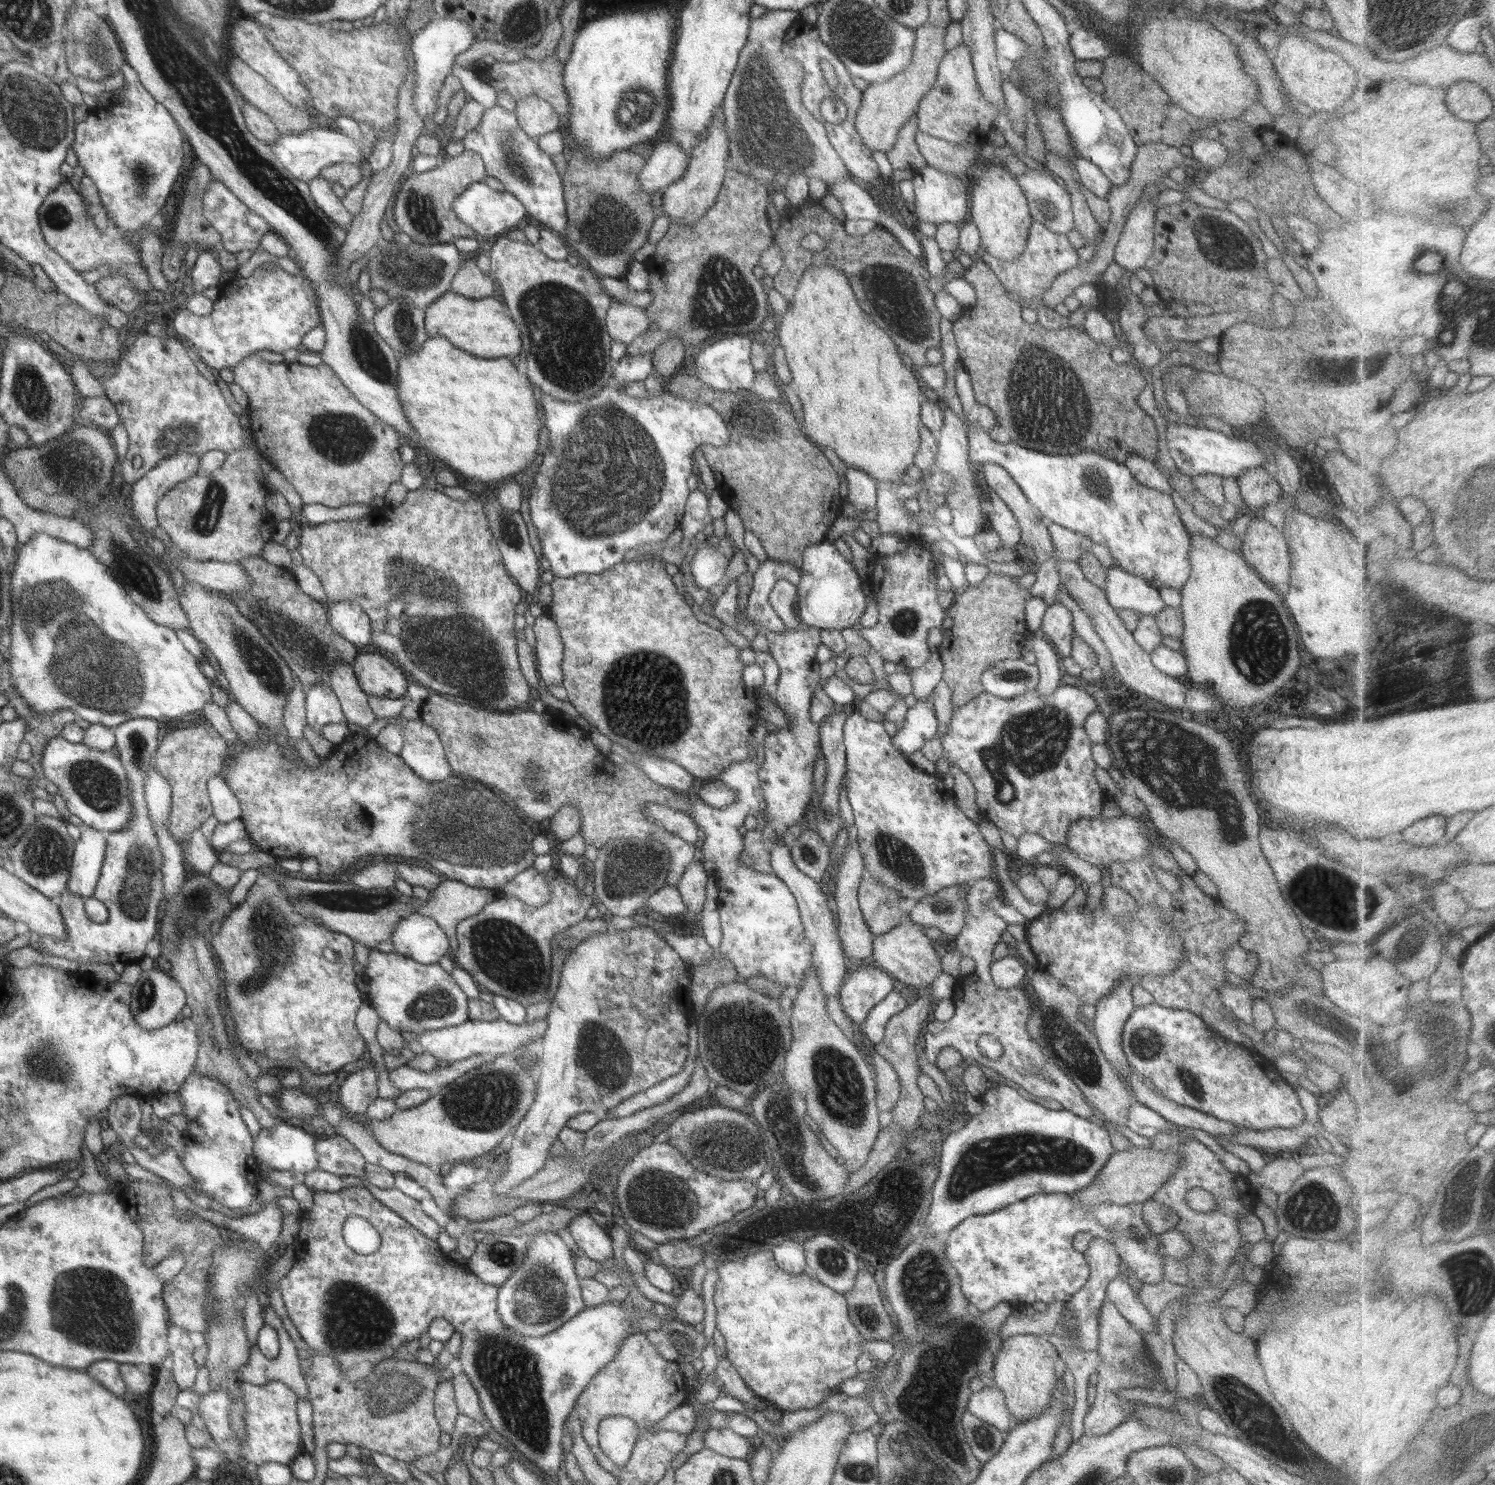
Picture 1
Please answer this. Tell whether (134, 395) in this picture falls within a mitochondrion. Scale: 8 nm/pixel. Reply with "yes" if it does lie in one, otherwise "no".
no

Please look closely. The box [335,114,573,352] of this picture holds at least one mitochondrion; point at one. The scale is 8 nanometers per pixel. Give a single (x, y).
(409, 271)

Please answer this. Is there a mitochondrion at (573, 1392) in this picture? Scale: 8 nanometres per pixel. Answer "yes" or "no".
no

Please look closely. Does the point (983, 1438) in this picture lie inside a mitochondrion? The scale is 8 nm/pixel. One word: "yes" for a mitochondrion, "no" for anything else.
yes

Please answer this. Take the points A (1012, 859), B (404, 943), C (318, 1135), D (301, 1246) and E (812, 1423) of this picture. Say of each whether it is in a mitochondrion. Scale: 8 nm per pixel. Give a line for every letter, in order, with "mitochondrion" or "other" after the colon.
A: other
B: other
C: other
D: other
E: other

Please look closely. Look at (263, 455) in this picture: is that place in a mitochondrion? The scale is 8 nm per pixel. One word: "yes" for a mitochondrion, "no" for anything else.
no

